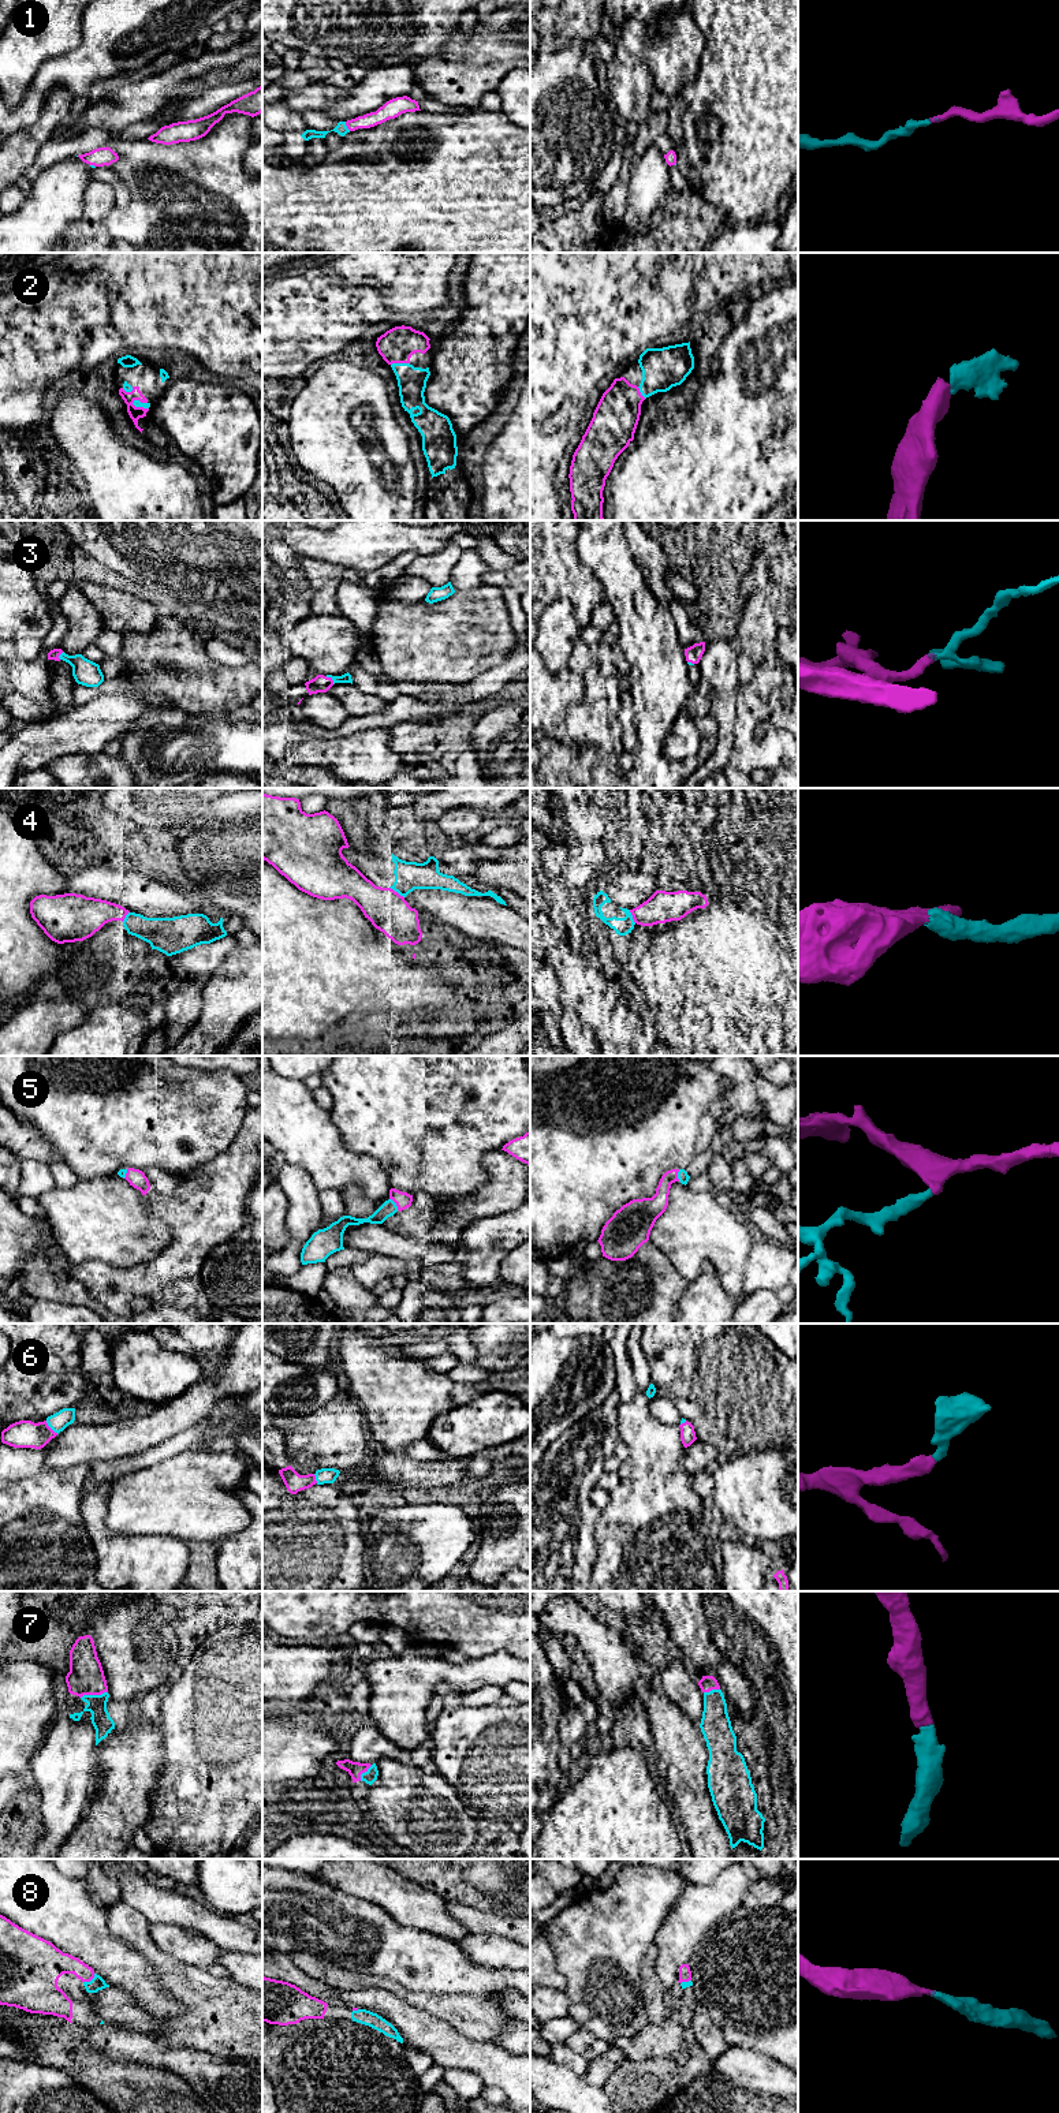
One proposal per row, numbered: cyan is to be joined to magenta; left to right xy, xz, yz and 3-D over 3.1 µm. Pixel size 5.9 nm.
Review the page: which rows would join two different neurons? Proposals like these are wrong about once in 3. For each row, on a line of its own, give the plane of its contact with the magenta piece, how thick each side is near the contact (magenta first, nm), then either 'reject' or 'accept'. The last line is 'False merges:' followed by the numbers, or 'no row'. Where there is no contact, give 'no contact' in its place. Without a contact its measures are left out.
1: contact in xz; calibres 90 and 70 nm; accept
2: contact in xz; calibres 200 and 170 nm; accept
3: contact in xz; calibres 100 and 60 nm; accept
4: contact in xz; calibres 240 and 170 nm; reject
5: contact in xz; calibres 90 and 90 nm; accept
6: contact in xy; calibres 160 and 110 nm; accept
7: contact in xy; calibres 200 and 120 nm; accept
8: contact in xy; calibres 190 and 80 nm; accept
False merges: 4

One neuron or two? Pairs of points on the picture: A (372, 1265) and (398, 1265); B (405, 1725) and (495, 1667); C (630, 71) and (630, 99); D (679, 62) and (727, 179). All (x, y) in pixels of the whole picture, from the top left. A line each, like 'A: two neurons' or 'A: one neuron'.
A: one neuron
B: one neuron
C: one neuron
D: two neurons

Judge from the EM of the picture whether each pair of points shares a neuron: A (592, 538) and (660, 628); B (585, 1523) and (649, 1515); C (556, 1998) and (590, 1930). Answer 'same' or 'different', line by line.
A: same
B: different
C: different

